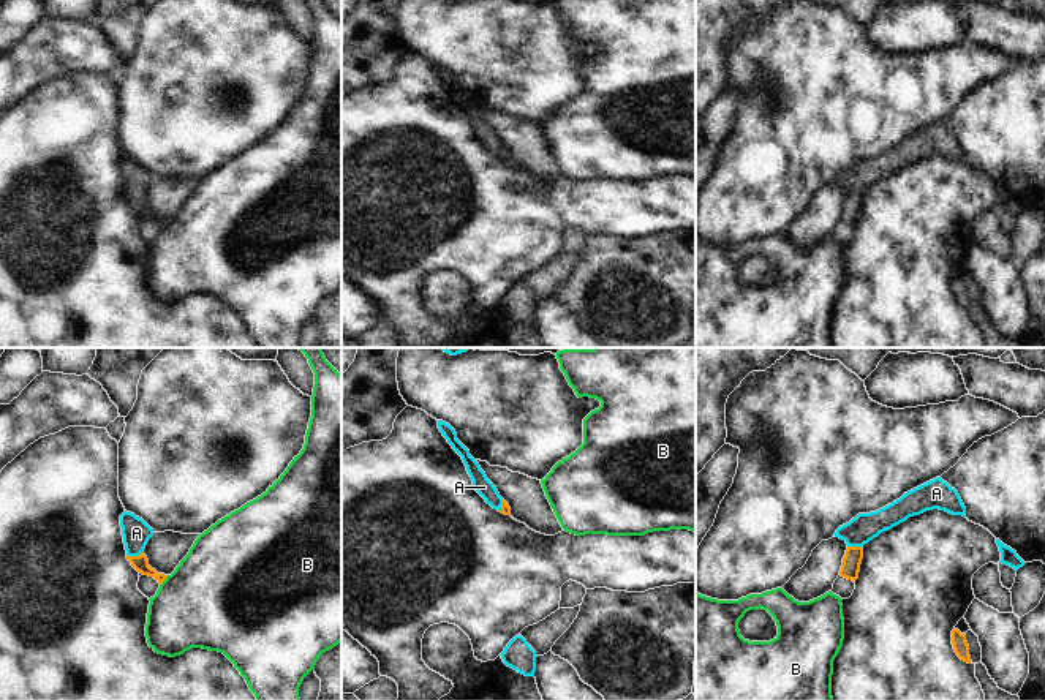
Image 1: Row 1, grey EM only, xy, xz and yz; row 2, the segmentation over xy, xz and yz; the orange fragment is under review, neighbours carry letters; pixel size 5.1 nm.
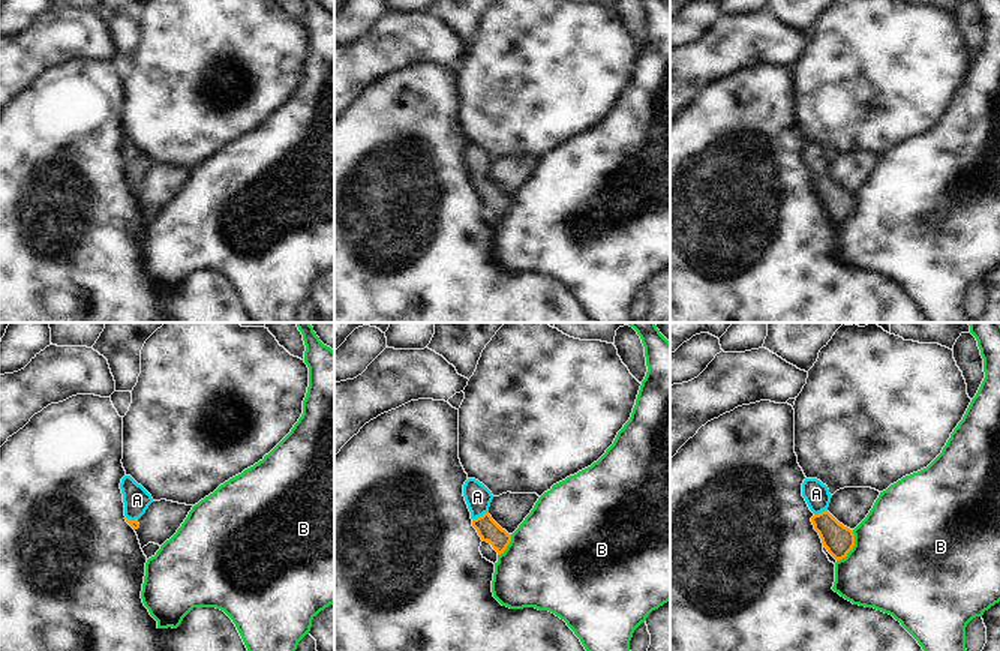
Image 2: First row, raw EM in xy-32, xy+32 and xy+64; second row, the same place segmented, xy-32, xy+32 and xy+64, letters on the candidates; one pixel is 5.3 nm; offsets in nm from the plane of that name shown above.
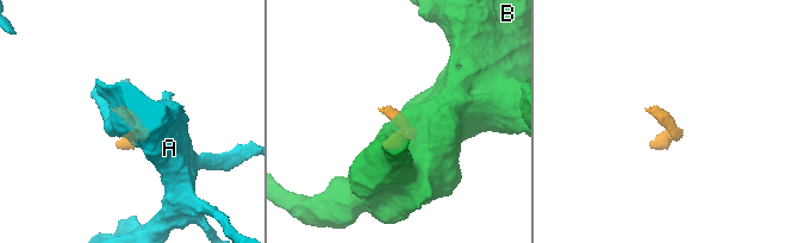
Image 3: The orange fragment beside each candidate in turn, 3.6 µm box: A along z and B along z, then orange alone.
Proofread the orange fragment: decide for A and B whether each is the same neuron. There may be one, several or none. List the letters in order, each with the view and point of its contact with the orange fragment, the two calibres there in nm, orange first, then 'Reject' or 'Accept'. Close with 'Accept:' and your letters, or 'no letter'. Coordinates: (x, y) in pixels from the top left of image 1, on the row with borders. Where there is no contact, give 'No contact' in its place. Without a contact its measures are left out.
A: Touches orange at xy (135, 556). Thickness 80 nm (orange) against 140 nm. Accept
B: Touches orange at xy (165, 579). Thickness 80 nm (orange) against 460 nm. Reject
Accept: A.

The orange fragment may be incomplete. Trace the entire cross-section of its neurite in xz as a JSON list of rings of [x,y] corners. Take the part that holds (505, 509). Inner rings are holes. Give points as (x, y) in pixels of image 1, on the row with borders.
[[[438,420],[438,428],[443,433],[443,436],[447,439],[447,442],[452,446],[452,449],[462,457],[476,491],[493,509],[496,509],[504,515],[511,515],[509,504],[500,496],[496,487],[487,479],[479,463],[470,455],[470,450],[457,439],[455,430],[443,420]]]

